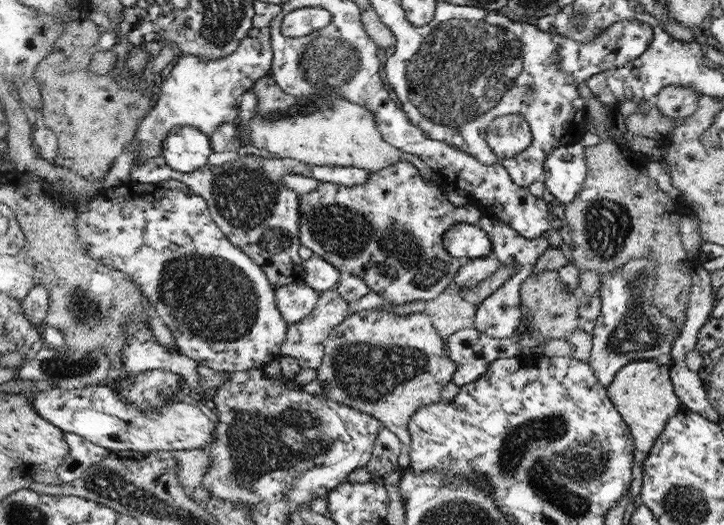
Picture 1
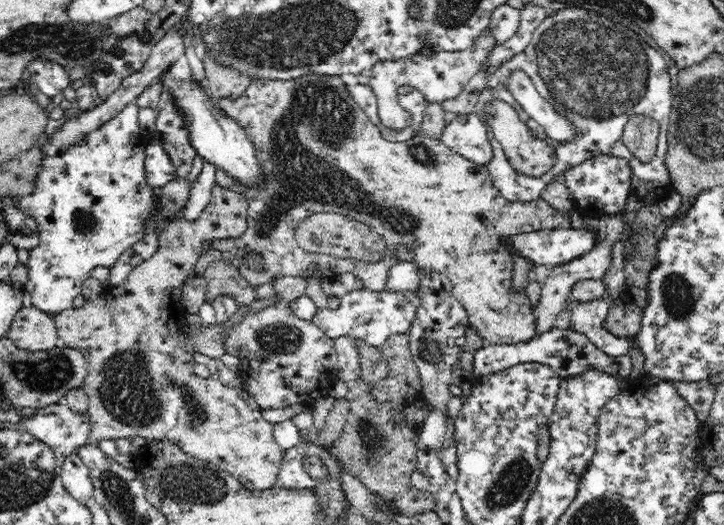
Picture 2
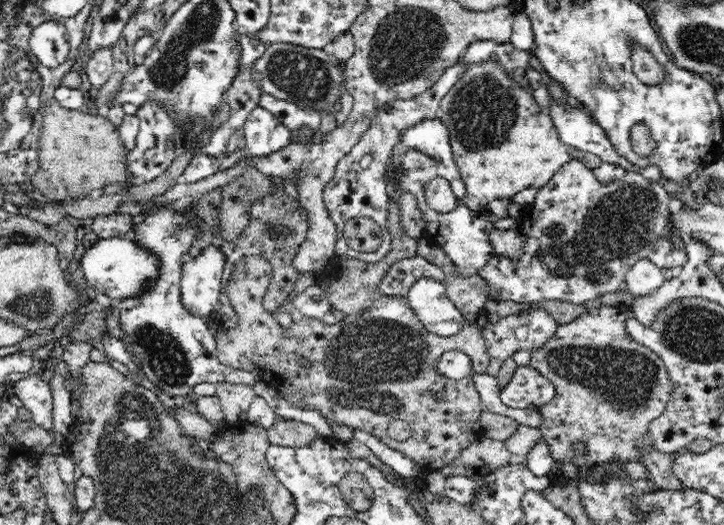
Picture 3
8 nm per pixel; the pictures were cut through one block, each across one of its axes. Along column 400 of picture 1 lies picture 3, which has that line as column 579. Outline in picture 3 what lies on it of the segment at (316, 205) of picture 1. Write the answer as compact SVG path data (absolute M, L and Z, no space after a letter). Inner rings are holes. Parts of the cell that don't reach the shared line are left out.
M570 161L563 164L558 172L555 172L552 178L537 190L535 200L531 205L522 206L522 212L518 218L518 233L523 238L522 253L519 257L508 257L503 254L495 253L492 258L485 264L481 270L479 277L487 284L487 298L502 302L502 300L513 300L518 304L526 304L532 302L540 302L543 300L563 300L574 304L583 304L588 300L594 300L603 296L607 292L616 292L620 288L620 284L624 282L626 273L640 259L650 259L650 262L656 263L661 269L670 268L674 271L686 264L687 256L684 242L676 232L673 232L672 216L670 215L670 194L657 183L650 181L645 176L637 172L627 172L620 180L602 184L597 176L580 161Z

